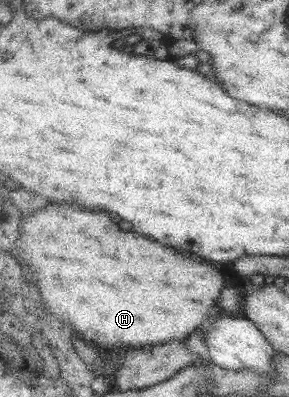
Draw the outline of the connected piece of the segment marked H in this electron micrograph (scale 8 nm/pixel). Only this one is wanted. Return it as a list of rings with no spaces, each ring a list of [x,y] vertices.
[[[49,202],[48,205],[40,209],[36,209],[32,215],[21,215],[20,219],[20,237],[16,239],[16,248],[19,255],[18,261],[27,263],[31,271],[35,273],[36,279],[33,285],[38,289],[42,299],[48,307],[46,312],[50,312],[60,320],[64,320],[68,325],[74,328],[76,335],[81,337],[90,345],[100,345],[104,349],[114,348],[123,345],[130,346],[144,346],[144,345],[158,345],[160,343],[168,343],[172,339],[186,339],[196,332],[202,323],[206,321],[206,317],[210,315],[211,310],[217,311],[218,297],[222,295],[222,287],[226,285],[226,275],[215,267],[207,263],[206,259],[198,256],[182,255],[182,252],[176,252],[172,246],[160,245],[156,240],[152,241],[148,236],[138,234],[134,231],[122,231],[117,224],[117,218],[114,219],[110,213],[106,211],[90,211],[78,205],[60,205],[58,203]]]

